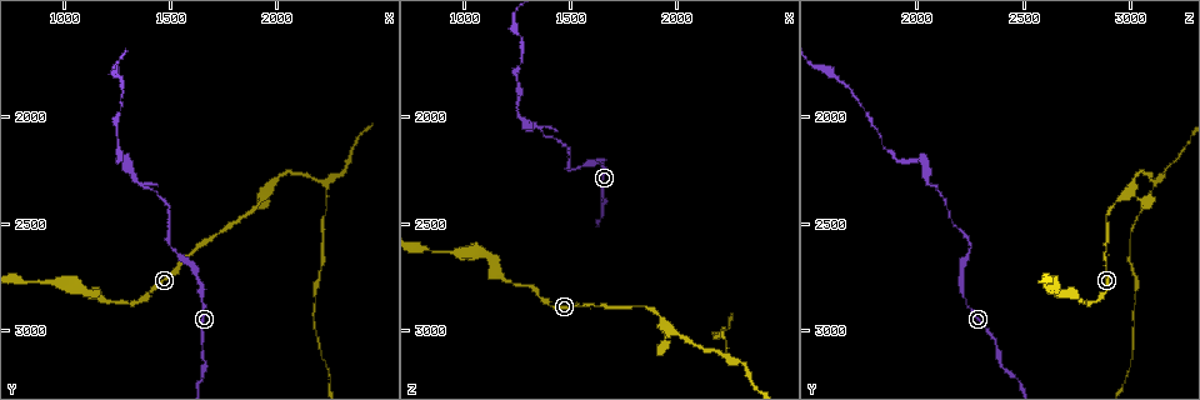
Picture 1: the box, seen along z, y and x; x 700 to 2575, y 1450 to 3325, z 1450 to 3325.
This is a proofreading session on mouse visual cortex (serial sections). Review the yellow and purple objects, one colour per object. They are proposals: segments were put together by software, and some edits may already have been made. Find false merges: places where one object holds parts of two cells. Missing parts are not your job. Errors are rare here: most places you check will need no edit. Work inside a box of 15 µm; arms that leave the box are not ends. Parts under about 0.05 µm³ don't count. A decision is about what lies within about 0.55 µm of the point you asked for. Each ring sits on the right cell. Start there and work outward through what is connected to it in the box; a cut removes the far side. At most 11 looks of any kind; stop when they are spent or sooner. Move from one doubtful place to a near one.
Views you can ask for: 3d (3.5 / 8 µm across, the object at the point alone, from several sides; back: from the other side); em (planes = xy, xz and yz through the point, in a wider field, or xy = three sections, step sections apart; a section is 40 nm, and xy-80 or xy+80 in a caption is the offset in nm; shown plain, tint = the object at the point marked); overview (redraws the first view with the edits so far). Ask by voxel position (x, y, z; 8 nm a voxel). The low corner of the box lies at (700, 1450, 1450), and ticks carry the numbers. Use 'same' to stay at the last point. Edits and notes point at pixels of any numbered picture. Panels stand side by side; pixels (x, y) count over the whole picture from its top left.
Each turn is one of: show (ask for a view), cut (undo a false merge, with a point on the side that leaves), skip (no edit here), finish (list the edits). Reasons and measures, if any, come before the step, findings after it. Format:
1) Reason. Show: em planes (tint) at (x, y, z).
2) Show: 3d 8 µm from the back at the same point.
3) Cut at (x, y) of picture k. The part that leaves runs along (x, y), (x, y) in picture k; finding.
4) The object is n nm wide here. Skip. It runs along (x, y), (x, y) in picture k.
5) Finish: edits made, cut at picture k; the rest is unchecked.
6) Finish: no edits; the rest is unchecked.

Sharp bend. Show: 3d 3.5 µm at (1490, 2590, 2240).

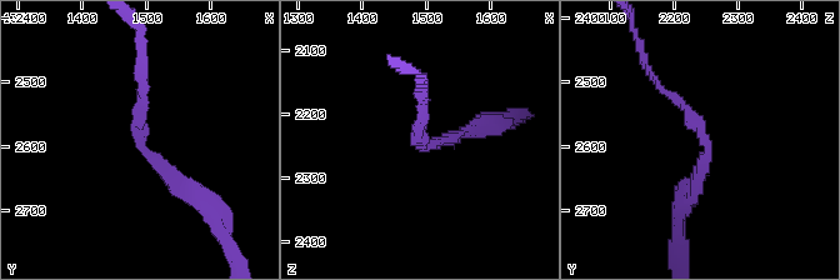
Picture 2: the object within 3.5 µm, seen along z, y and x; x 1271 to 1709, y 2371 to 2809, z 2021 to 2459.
The arms are 100, 150 nm wide. Show: em xy step 1 (tint) at (1490, 2590, 2245).

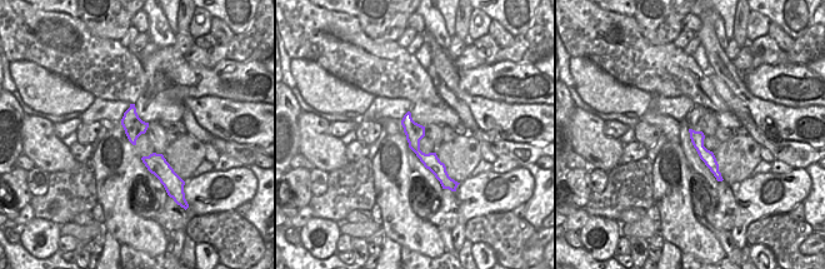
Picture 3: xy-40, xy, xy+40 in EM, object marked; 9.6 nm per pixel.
Another direction. Show: em xy step 5 (tint) at the same point.

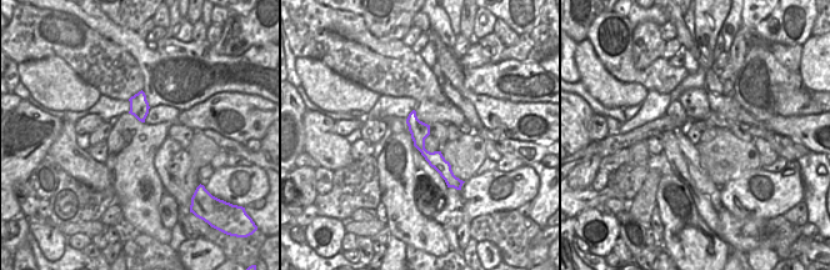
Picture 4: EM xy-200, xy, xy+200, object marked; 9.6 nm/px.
Skip. One cell here.

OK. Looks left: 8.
Show: 3d 3.5 µm at (1320, 2280, 2040).

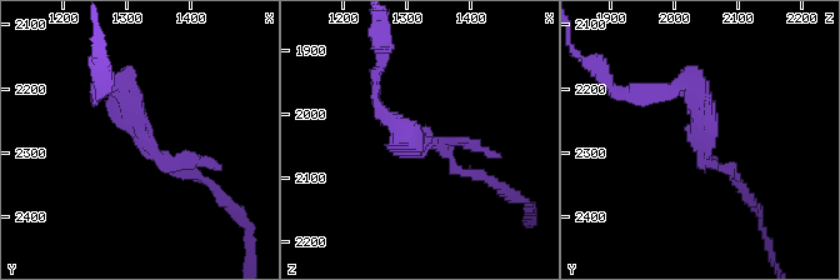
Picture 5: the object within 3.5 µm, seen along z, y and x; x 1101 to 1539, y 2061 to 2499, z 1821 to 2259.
Show: em xy step 2 (tint) at (1335, 2290, 2045).

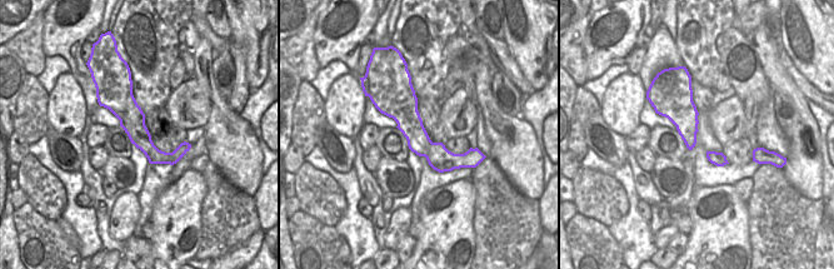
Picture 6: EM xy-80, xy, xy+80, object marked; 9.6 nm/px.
Show: em xy step 5 (tint) at the same point.

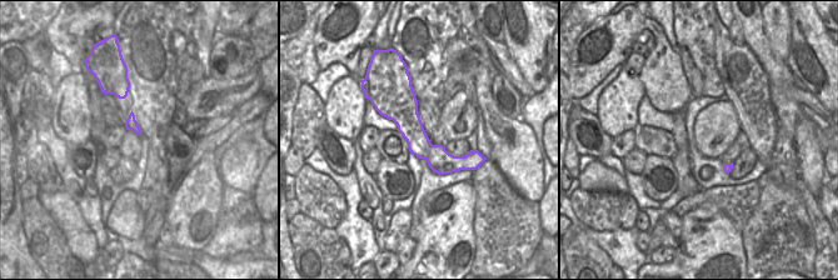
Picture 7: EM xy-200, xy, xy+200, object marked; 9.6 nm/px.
Skip. It runs along (407, 88), (415, 136), (465, 166) in picture 7; one cell here.

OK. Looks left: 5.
A narrow waist. Show: 3d 3.5 µm at (1250, 2120, 1830).

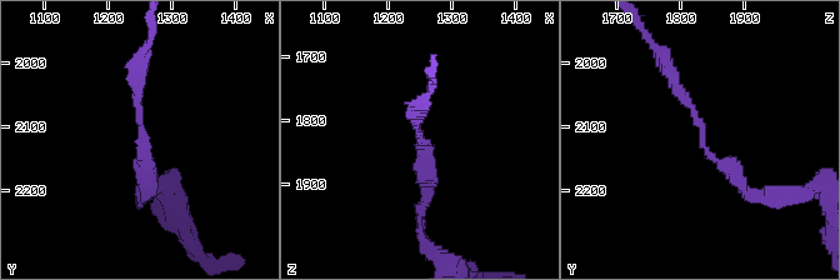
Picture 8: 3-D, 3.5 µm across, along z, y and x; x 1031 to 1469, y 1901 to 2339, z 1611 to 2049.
Now the EM. Show: em xy step 2 (tint) at (1255, 2105, 1835).

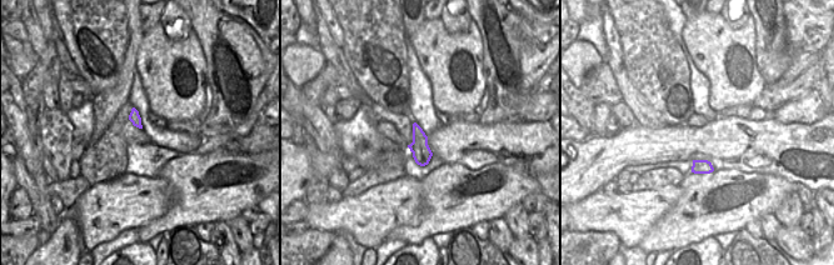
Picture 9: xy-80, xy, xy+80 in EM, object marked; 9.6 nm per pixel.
The arms are 150, 200 nm wide. Skip. It runs along (753, 196), (704, 146), (695, 111), (663, 63) in picture 8; continuous, no second cell.

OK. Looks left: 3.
Show: 3d 3.5 µm at (2230, 2320, 3110).

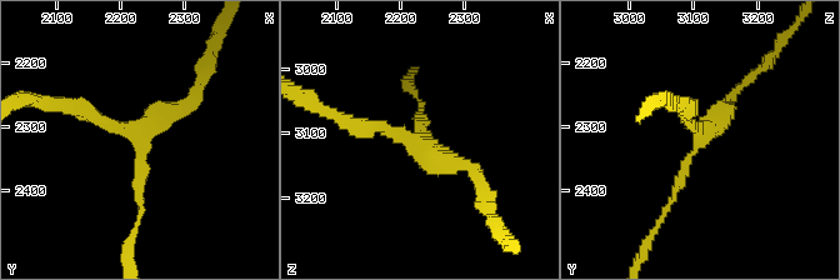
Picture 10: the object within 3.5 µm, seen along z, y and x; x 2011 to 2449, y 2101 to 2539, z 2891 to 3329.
Show: em planes (tint) at (2220, 2315, 3115).

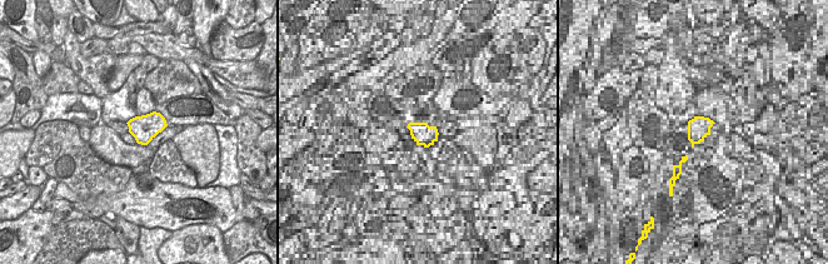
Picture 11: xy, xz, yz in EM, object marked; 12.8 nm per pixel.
The arms are 150, 200, 200 nm wide. Skip. It runs along (61, 103), (138, 138), (141, 206) in picture 10; continuous, no second cell.

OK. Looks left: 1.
Finish: no edits; the rest is unchecked.

